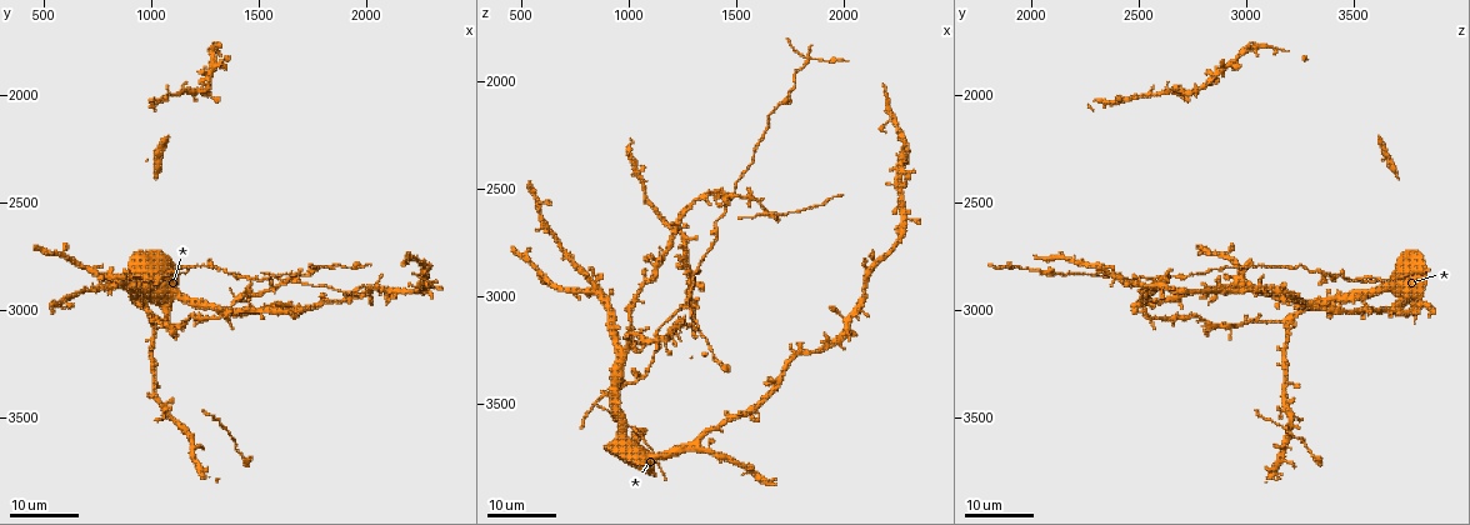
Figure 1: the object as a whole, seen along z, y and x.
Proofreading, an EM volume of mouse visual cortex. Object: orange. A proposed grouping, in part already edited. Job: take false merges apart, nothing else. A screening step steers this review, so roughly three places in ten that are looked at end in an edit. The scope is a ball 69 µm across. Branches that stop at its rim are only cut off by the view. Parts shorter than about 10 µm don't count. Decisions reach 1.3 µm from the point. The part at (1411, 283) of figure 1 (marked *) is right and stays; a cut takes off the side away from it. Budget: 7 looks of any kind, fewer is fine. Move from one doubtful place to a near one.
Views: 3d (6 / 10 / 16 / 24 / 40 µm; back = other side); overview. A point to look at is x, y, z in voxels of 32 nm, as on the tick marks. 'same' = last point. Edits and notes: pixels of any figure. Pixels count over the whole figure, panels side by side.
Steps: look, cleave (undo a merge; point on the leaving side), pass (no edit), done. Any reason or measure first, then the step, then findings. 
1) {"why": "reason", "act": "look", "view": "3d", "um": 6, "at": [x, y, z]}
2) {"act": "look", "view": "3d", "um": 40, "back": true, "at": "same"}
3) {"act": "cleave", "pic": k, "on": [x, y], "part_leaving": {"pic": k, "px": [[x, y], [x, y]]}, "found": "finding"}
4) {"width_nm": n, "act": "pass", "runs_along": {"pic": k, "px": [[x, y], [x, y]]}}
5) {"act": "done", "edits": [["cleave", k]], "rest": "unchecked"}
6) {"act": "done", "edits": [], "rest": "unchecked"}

{"why": "thick turns thin", "act": "look", "view": "3d", "um": 24, "at": [1230, 3630, 3140]}

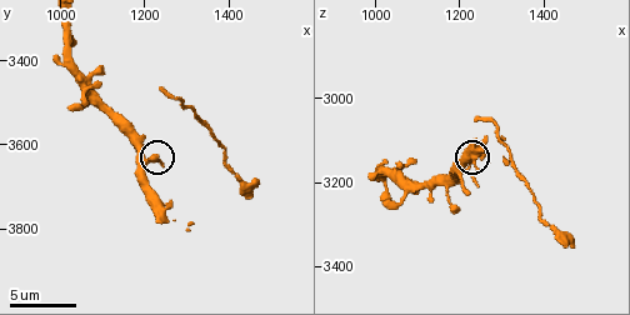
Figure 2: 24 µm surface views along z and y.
{"act": "look", "view": "3d", "um": 6, "at": "same"}

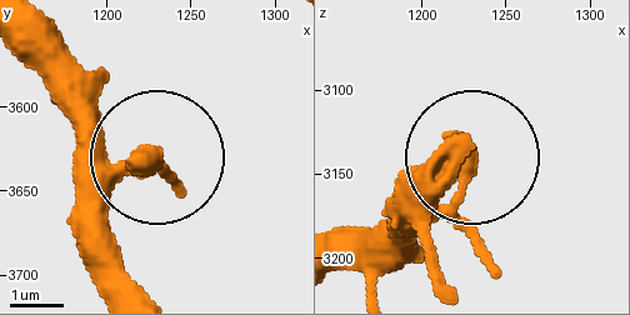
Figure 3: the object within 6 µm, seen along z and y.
{"act": "pass", "runs_along": {"pic": 3, "px": [[23, 56], [103, 150], [153, 164]]}, "found": "all the same neuron"}

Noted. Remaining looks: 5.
{"why": "sudden change in width", "act": "look", "view": "3d", "um": 16, "at": [1580, 2900, 2550]}

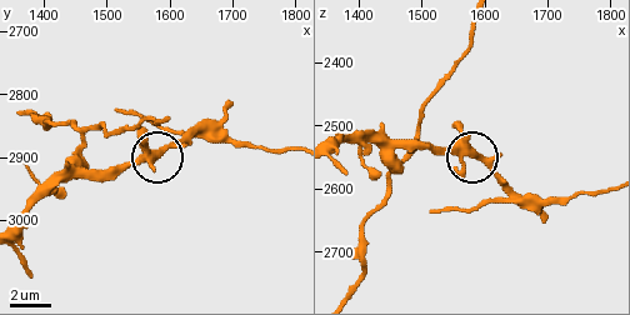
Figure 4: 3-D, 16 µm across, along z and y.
{"why": "closer look", "act": "look", "view": "3d", "um": 6, "at": [1580, 2895, 2540]}

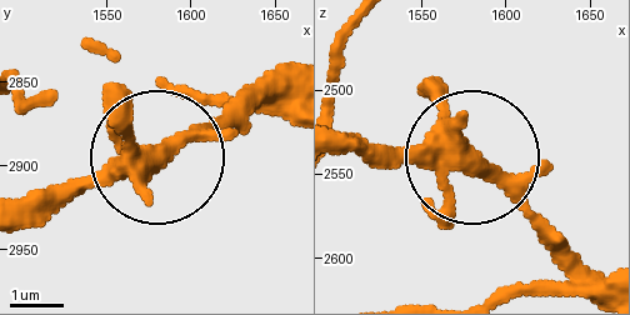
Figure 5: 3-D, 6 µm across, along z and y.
{"act": "pass", "runs_along": {"pic": 5, "px": [[341, 150], [475, 155], [579, 254]]}, "found": "all the same neuron"}

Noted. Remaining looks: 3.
{"why": "thick turns thin", "act": "look", "view": "3d", "um": 16, "at": [1680, 2870, 2630]}

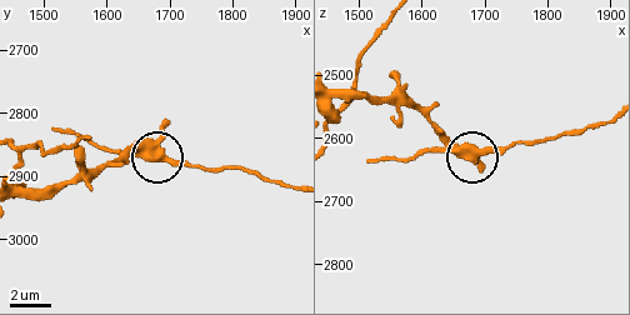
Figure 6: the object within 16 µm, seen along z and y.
{"act": "look", "view": "3d", "um": 10, "at": [1690, 2870, 2620]}

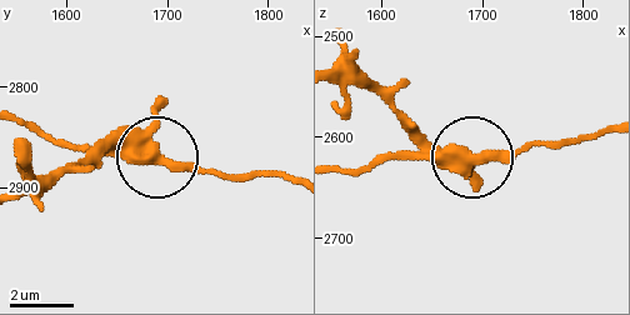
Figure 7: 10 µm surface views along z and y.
{"arms": 3, "act": "cleave", "pic": 7, "on": [401, 155], "part_leaving": {"pic": 7, "px": [[455, 161], [500, 161], [605, 134]]}, "found": "a second neuron is stuck on"}

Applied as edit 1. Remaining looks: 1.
{"act": "done", "edits": [["cleave", 7]], "rest": "unchecked"}

